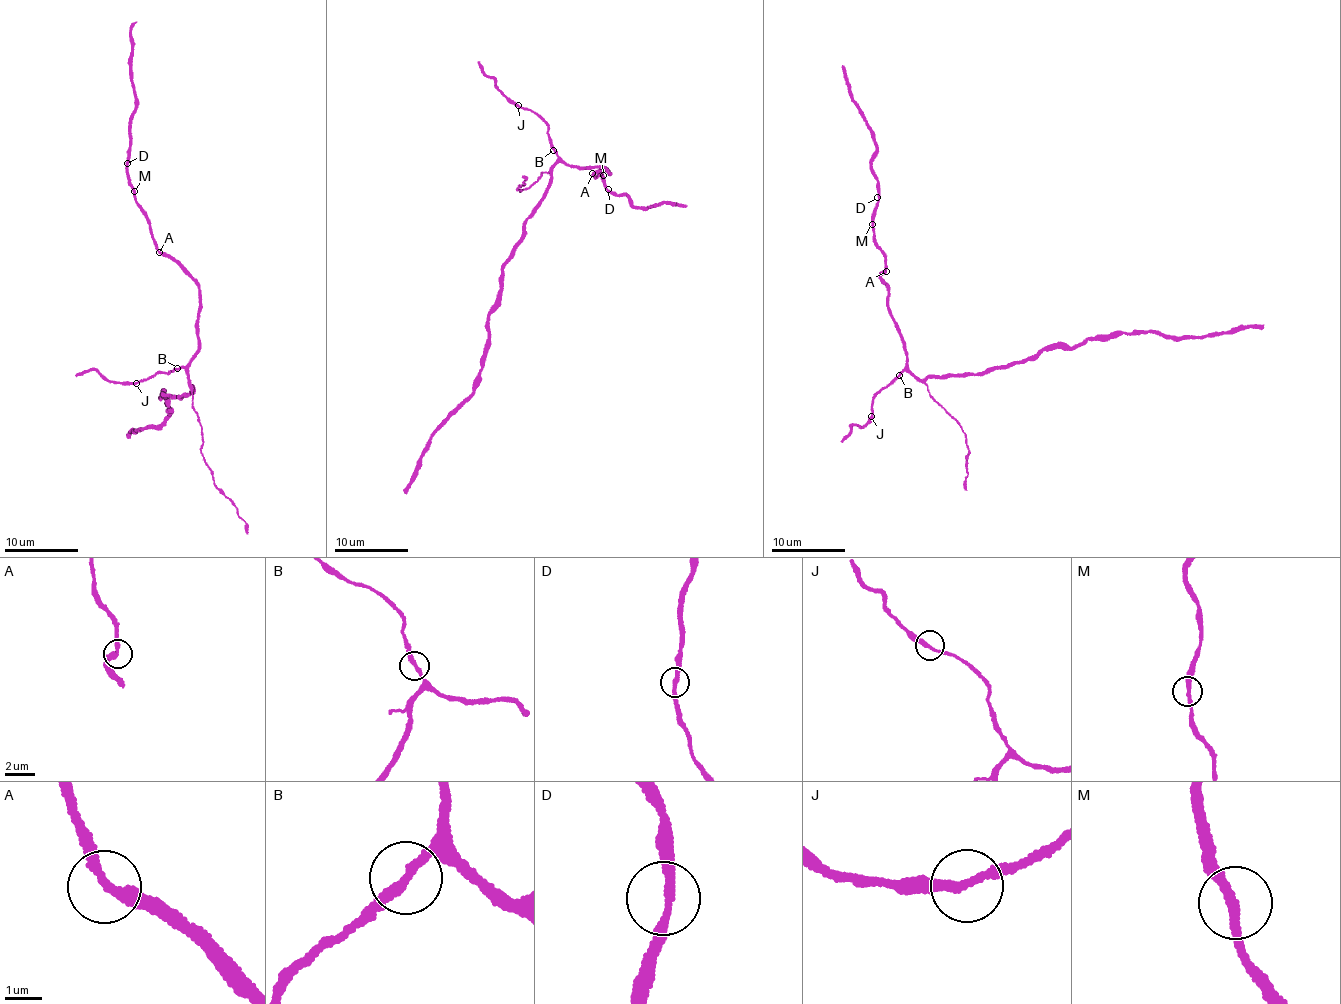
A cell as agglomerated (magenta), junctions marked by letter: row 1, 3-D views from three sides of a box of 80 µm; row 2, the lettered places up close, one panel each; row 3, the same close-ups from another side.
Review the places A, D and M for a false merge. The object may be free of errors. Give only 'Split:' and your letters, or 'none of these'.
Split: none of these

